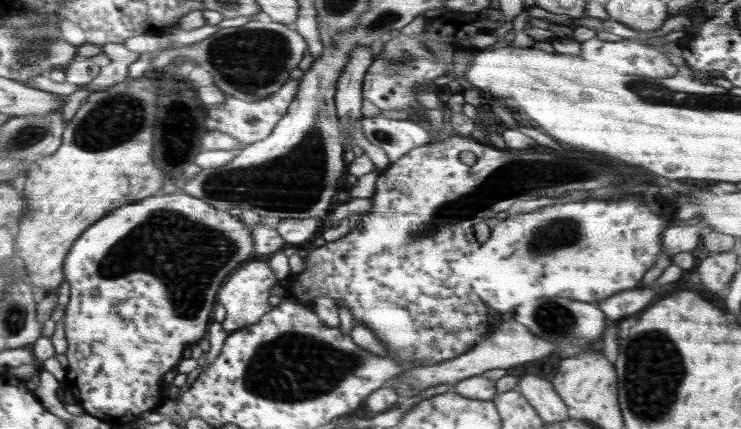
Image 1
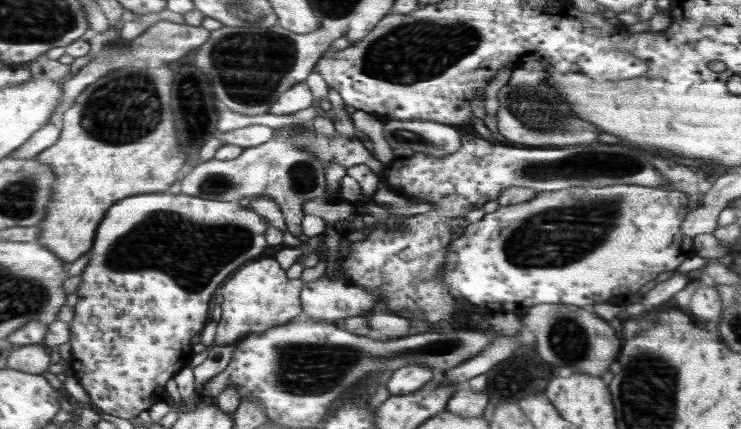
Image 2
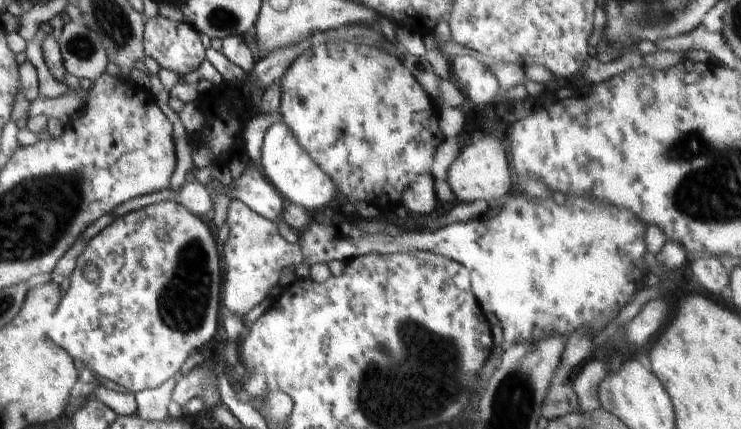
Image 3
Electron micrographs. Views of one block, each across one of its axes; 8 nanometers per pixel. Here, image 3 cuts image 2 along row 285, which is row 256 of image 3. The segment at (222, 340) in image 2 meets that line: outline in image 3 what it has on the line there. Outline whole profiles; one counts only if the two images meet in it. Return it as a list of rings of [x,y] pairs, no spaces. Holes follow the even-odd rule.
[[[232,199],[227,211],[226,223],[230,227],[230,237],[226,240],[224,248],[224,258],[222,264],[224,266],[224,282],[221,289],[222,309],[231,313],[236,317],[249,318],[256,311],[262,309],[269,304],[270,290],[276,286],[280,286],[280,278],[286,266],[294,266],[295,270],[303,261],[301,247],[298,243],[289,244],[280,236],[277,222],[267,220],[256,214],[237,199]]]

